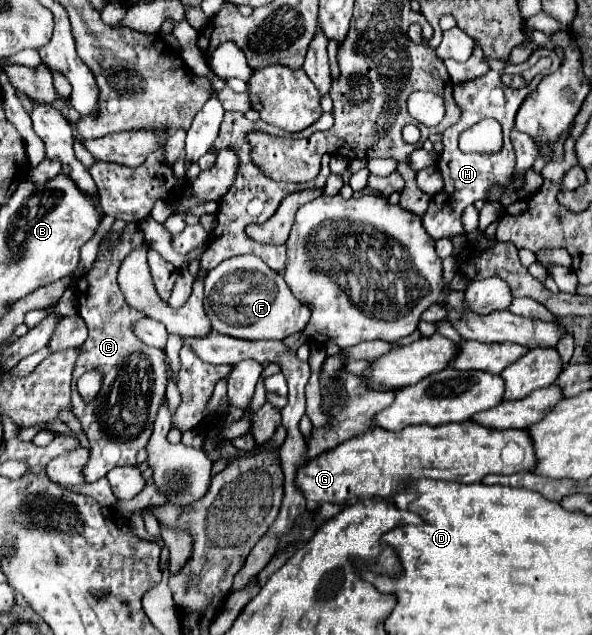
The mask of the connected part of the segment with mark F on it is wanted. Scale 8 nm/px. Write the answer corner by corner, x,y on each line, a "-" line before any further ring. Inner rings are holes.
252,254
228,258
222,264
218,264
214,270
208,272
208,276
204,280
204,310
210,318
212,332
228,334
228,336
240,338
240,340
284,340
290,334
298,334
310,320
308,306
304,306
302,302
296,302
296,298
292,296
290,288
284,282
282,274
276,274
258,256
252,256
-
244,280
264,280
264,288
260,288
260,286
248,288

